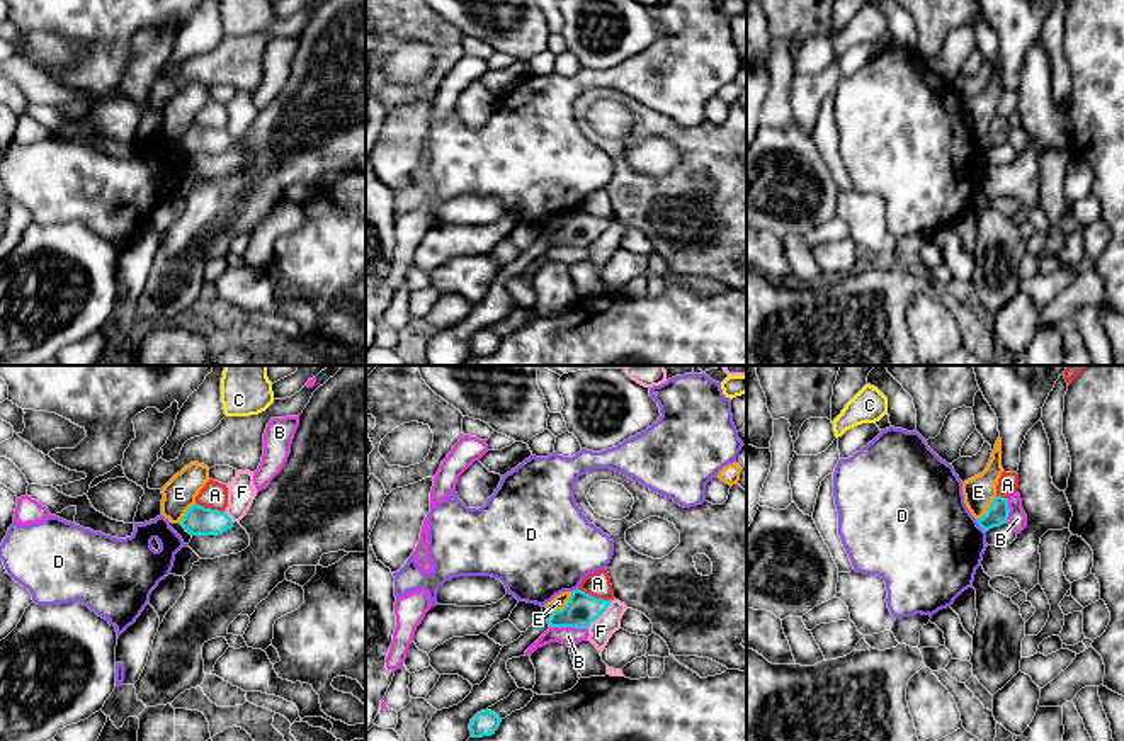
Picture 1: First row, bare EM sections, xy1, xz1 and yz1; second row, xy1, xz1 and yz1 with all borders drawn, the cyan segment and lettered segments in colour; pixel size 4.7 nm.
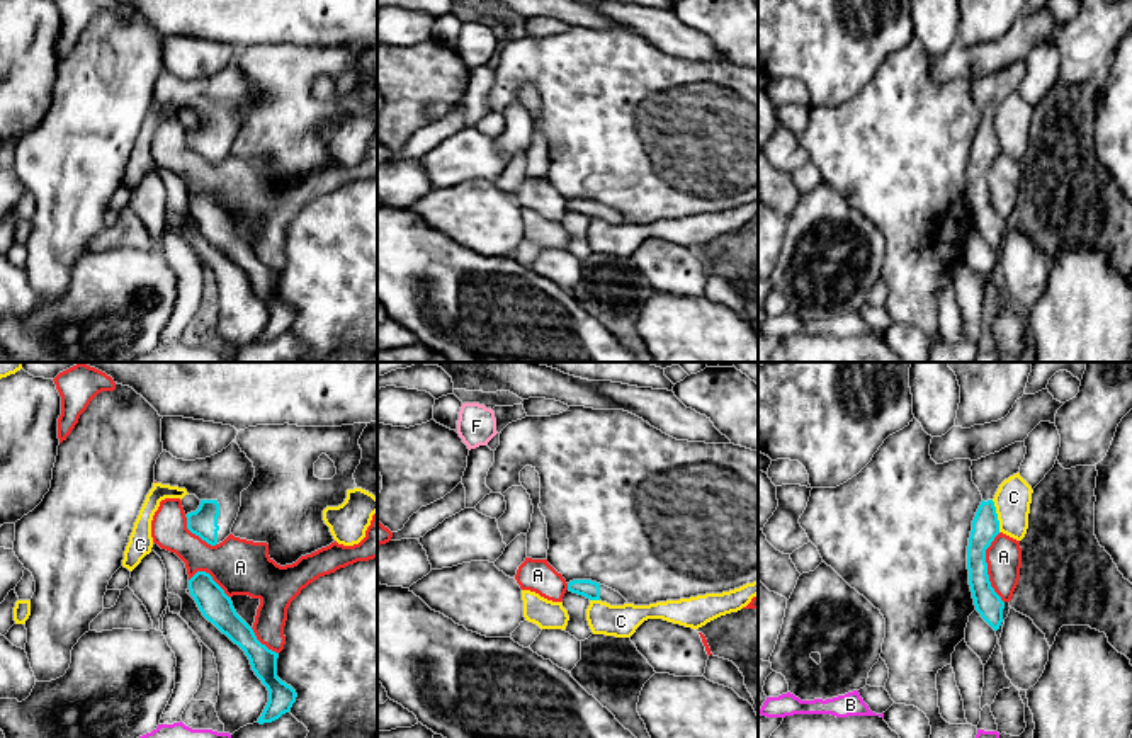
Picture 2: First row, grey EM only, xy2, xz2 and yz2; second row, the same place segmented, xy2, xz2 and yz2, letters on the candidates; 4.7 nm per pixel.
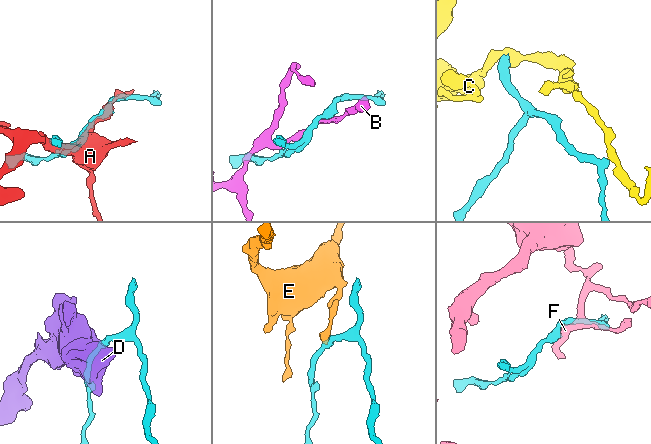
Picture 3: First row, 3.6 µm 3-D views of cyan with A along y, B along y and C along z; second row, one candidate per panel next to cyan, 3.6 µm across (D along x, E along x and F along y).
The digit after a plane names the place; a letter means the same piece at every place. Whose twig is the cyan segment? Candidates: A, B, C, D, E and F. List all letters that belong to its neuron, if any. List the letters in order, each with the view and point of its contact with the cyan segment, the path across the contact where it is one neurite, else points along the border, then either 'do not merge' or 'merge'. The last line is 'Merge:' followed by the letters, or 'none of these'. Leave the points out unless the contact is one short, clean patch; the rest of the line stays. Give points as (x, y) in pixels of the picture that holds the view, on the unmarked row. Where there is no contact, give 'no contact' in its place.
A: meets cyan in yz2 at (986, 187); do not merge
B: meets cyan in xz1 at (568, 245); border along xz1 (550, 245), (587, 248); do not merge
C: meets cyan in yz2 at (996, 135); border along yz2 (991, 119), (1000, 150); do not merge
D: meets cyan in yz1 at (978, 143); do not merge
E: meets cyan in yz1 at (988, 128); border along yz1 (995, 114), (990, 126), (976, 138); do not merge
F: meets cyan in xz1 at (601, 233); border along xz1 (613, 220), (587, 247); do not merge
Merge: none of these

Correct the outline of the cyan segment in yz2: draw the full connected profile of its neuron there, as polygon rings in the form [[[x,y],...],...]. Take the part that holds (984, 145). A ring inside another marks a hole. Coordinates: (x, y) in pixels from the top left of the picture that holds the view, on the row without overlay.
[[[1015,61],[999,71],[972,80],[971,85],[972,100],[979,107],[982,121],[972,139],[967,165],[969,204],[976,230],[994,250],[1003,241],[1005,221],[991,206],[986,182],[986,168],[999,153],[999,139],[993,117],[1005,99],[1020,92],[1025,73],[1025,61]]]

